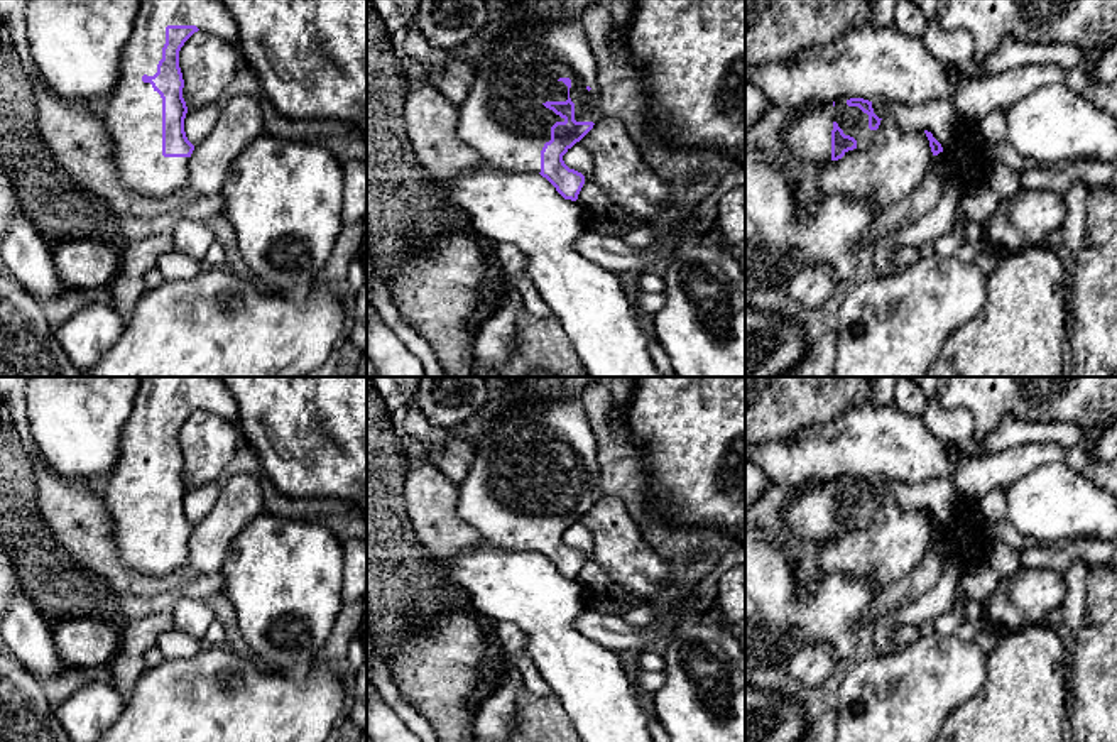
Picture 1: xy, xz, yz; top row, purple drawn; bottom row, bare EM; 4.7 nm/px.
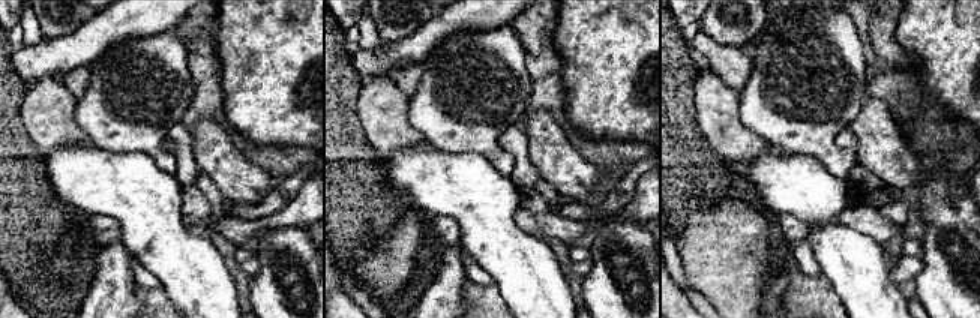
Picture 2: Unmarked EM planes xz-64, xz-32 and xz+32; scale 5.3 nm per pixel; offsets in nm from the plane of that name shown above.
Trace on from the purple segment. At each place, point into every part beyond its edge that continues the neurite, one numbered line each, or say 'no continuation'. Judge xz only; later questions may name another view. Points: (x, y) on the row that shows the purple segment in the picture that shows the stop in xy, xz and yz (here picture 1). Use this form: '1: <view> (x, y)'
1: xz (502, 119)

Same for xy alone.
1: xy (132, 117)

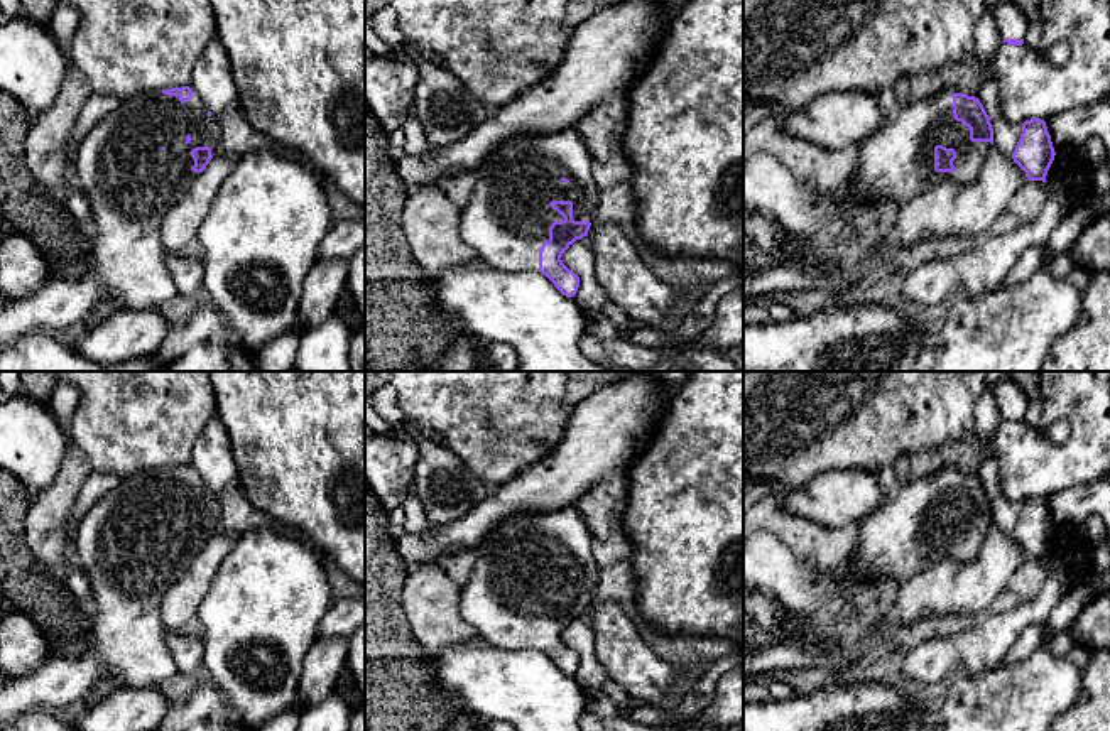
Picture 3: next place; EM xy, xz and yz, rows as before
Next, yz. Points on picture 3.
1: yz (896, 162)

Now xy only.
1: xy (130, 184)

